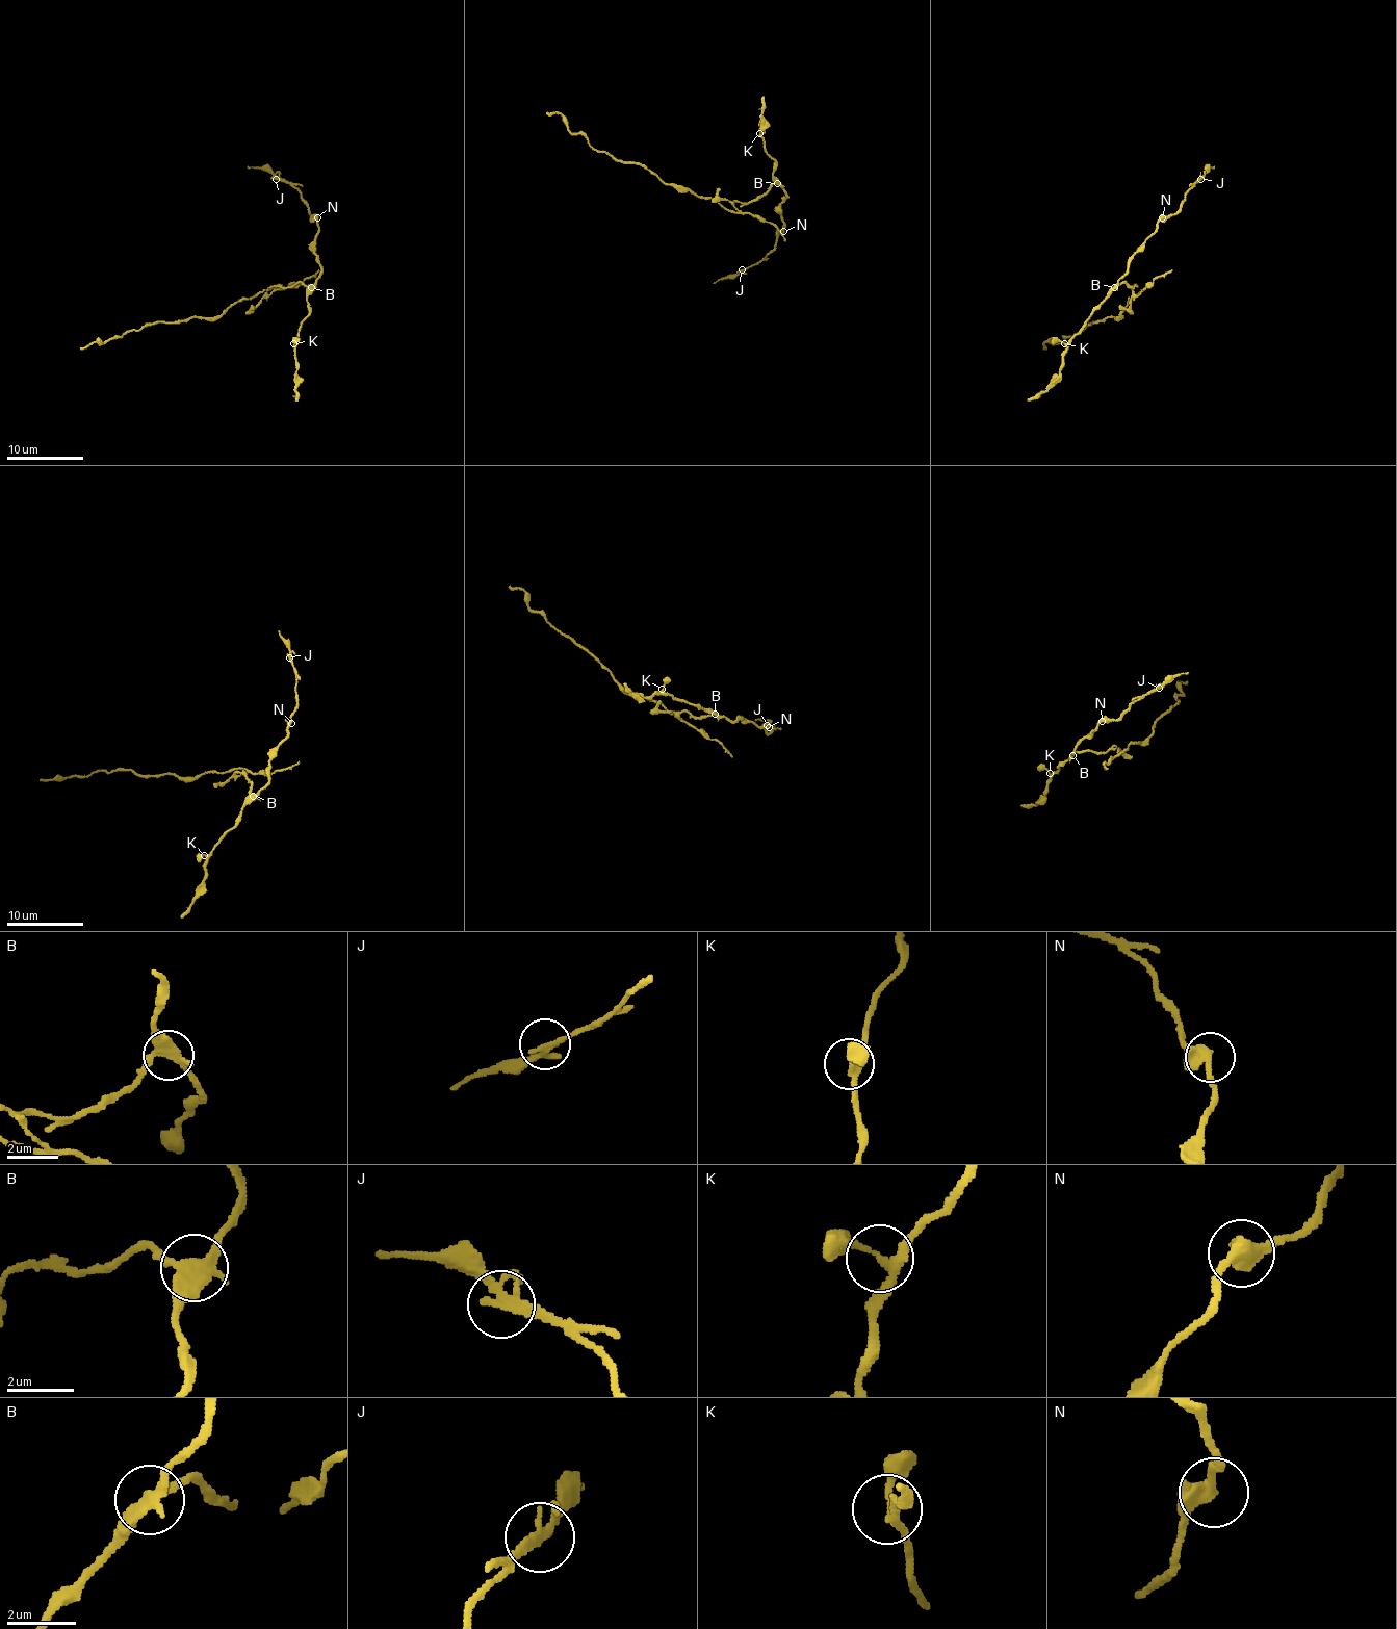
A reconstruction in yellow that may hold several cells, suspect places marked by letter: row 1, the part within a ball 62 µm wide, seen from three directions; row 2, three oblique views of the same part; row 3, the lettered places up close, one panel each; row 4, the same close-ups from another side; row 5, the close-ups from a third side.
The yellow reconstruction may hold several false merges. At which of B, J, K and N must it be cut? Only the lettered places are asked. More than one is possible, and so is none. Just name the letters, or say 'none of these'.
B

